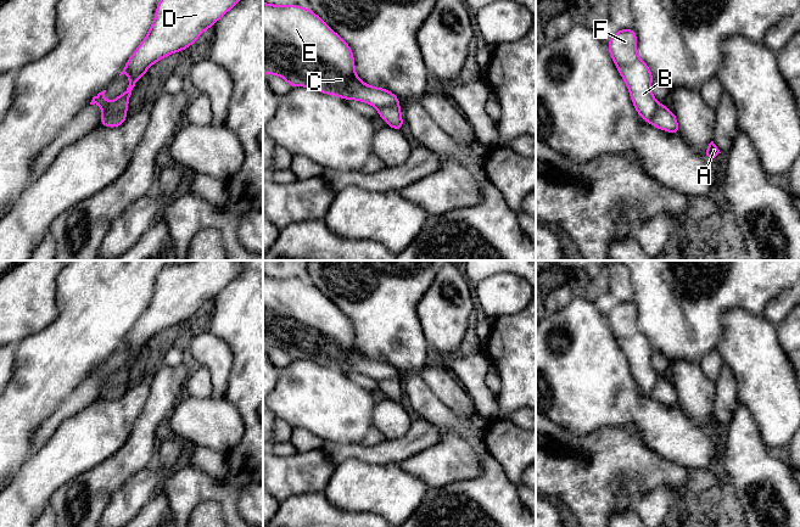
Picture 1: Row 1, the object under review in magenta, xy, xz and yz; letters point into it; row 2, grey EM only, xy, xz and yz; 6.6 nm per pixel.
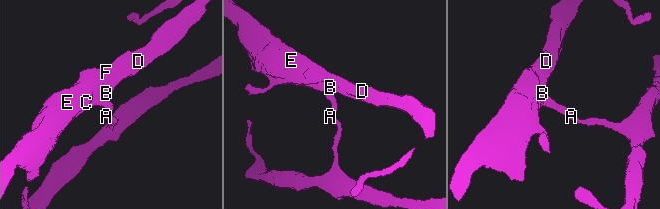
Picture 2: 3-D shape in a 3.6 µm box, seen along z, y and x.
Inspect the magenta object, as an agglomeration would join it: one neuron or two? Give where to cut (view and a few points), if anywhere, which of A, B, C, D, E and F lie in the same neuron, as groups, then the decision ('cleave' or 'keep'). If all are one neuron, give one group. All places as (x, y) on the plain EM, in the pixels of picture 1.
xy (126, 383), (112, 387), (102, 397) | A / B C D E F | cleave

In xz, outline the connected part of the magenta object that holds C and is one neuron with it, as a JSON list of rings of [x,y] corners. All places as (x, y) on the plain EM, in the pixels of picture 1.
[[[263,275],[263,346],[279,348],[292,359],[304,359],[343,372],[362,374],[375,381],[399,377],[387,361],[370,359],[356,347],[349,318],[311,281]]]

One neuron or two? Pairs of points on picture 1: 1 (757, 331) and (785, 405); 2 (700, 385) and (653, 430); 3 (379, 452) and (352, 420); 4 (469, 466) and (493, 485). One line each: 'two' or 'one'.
1: one
2: two
3: two
4: two

